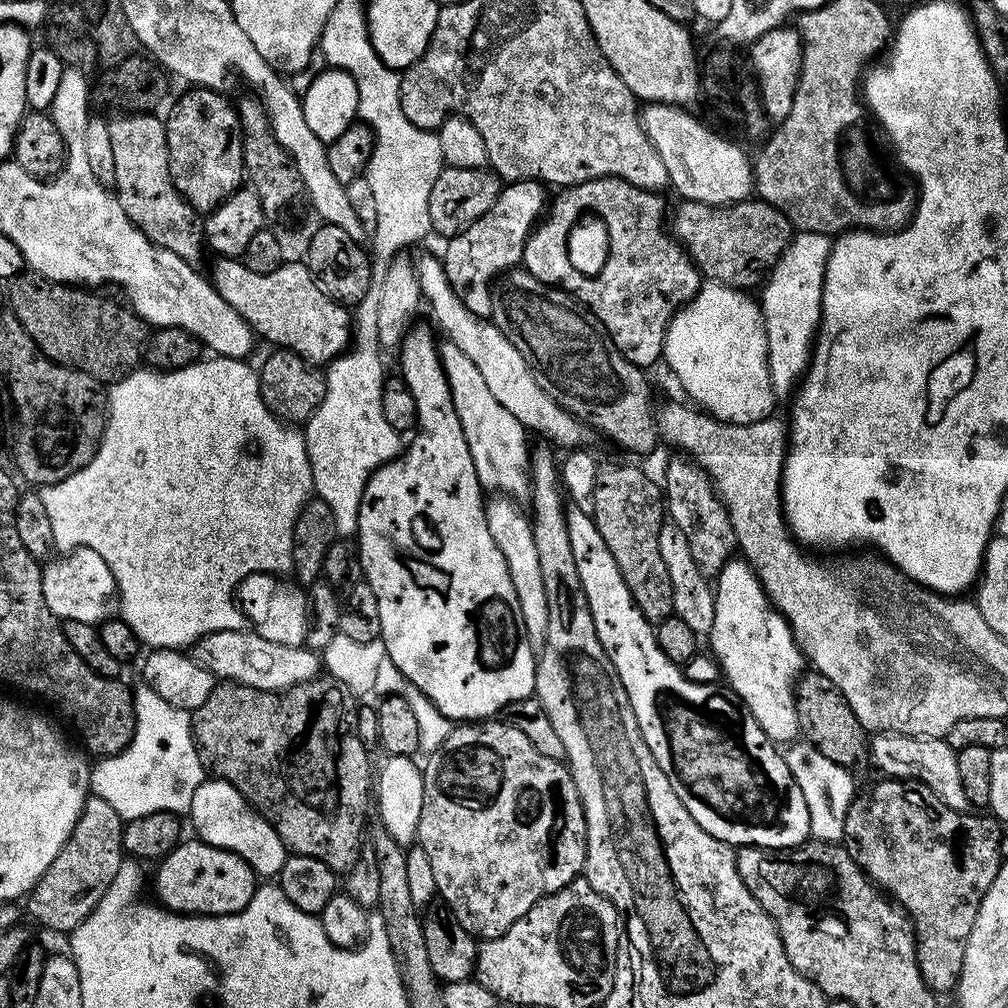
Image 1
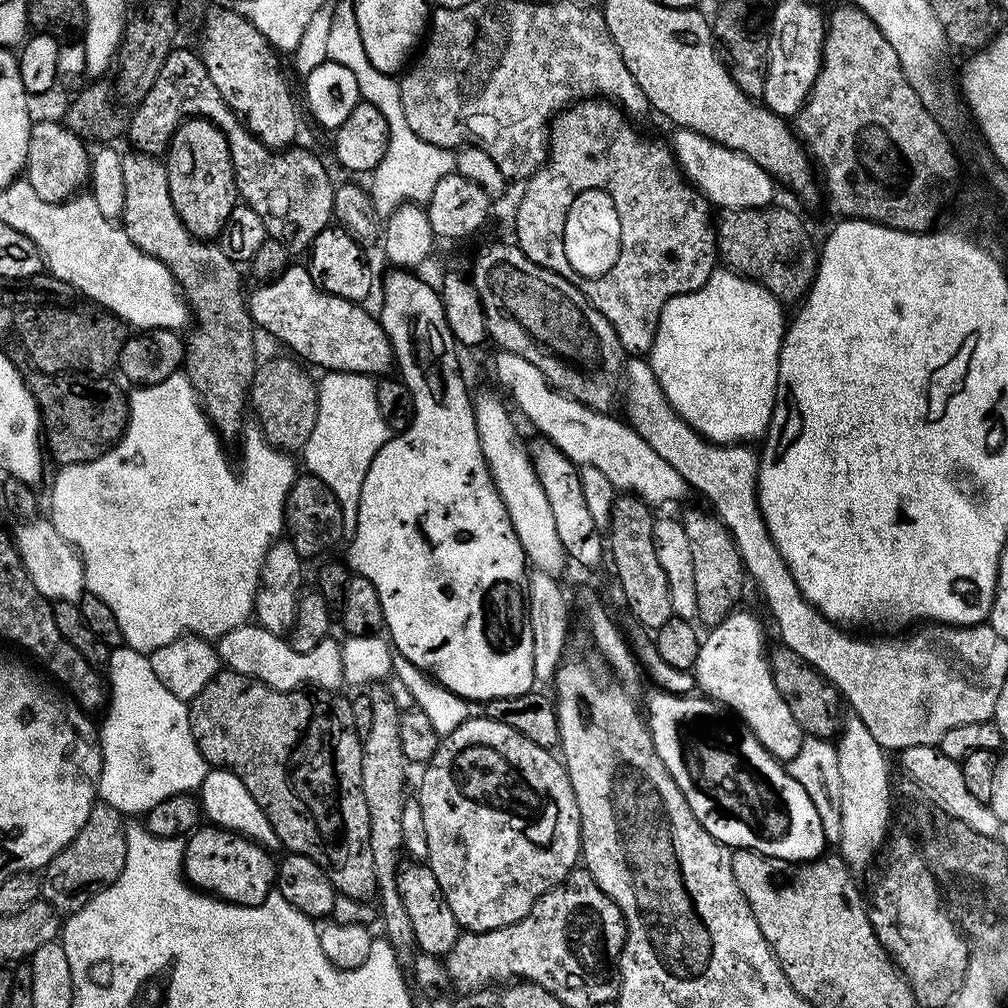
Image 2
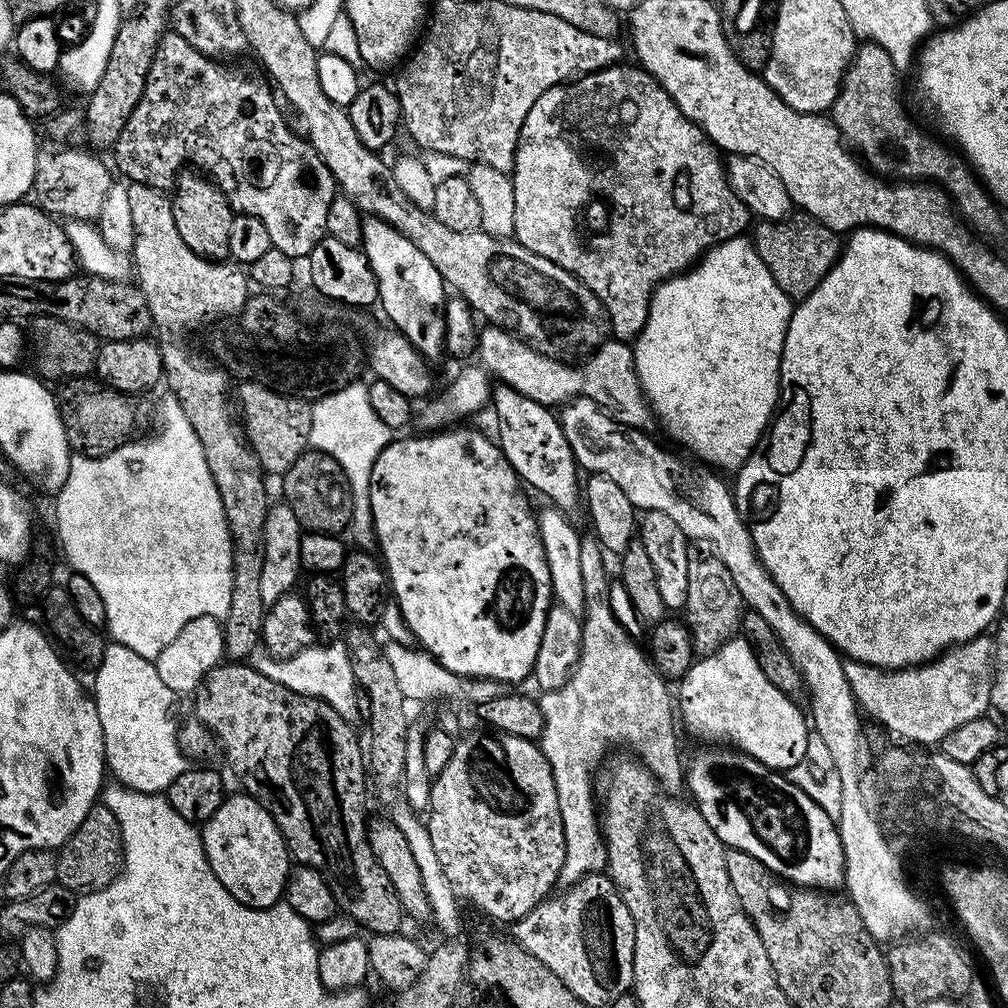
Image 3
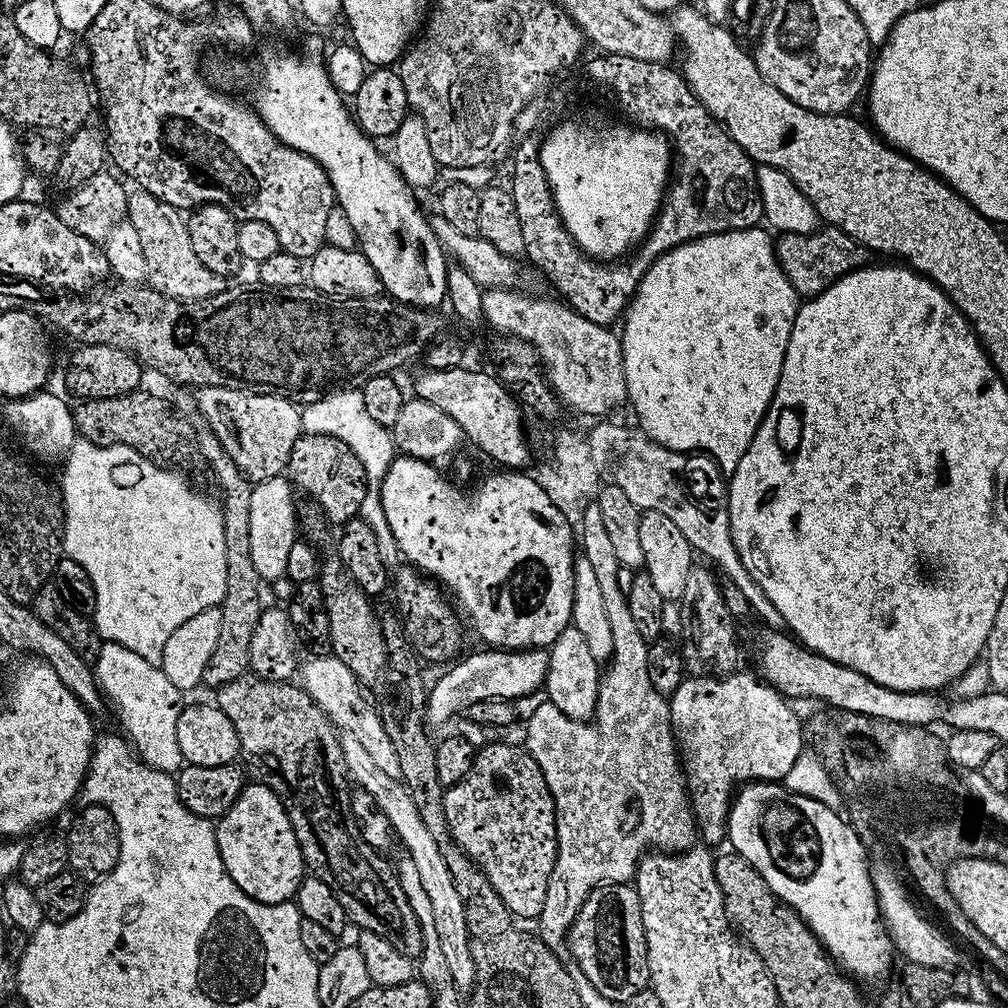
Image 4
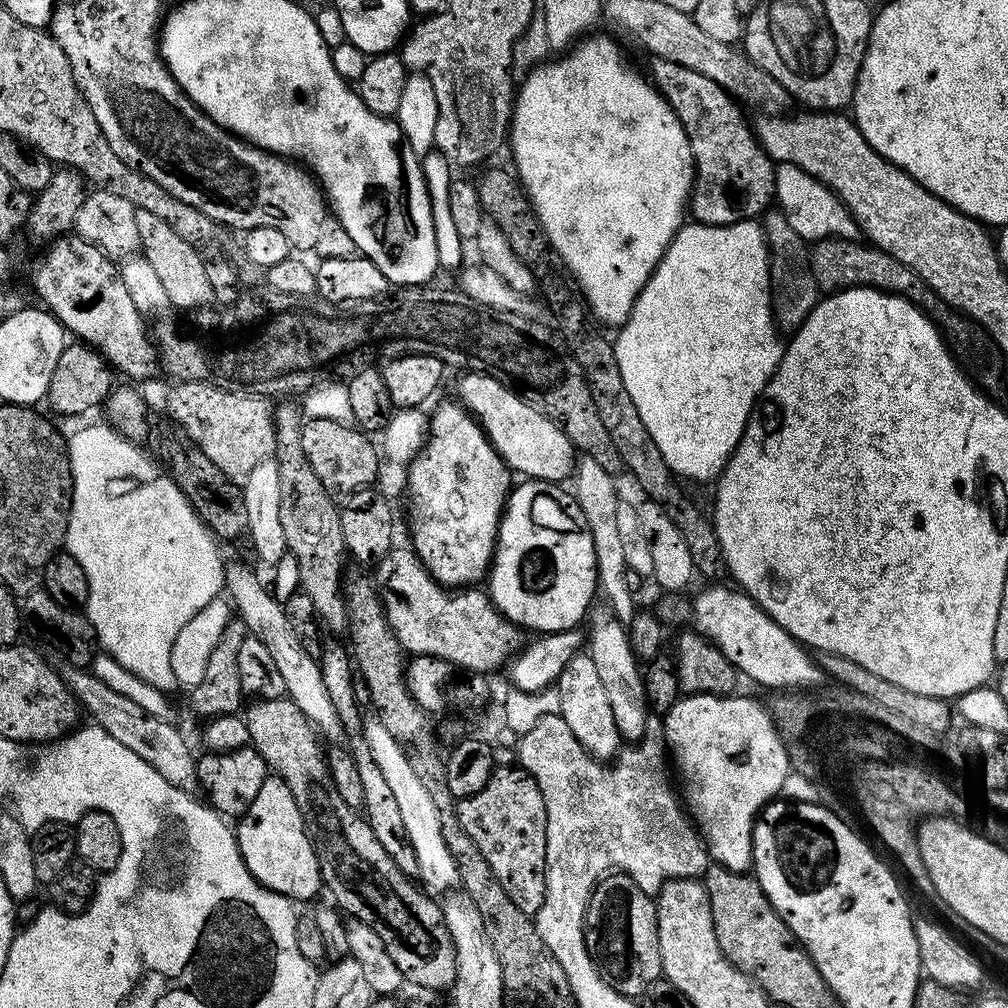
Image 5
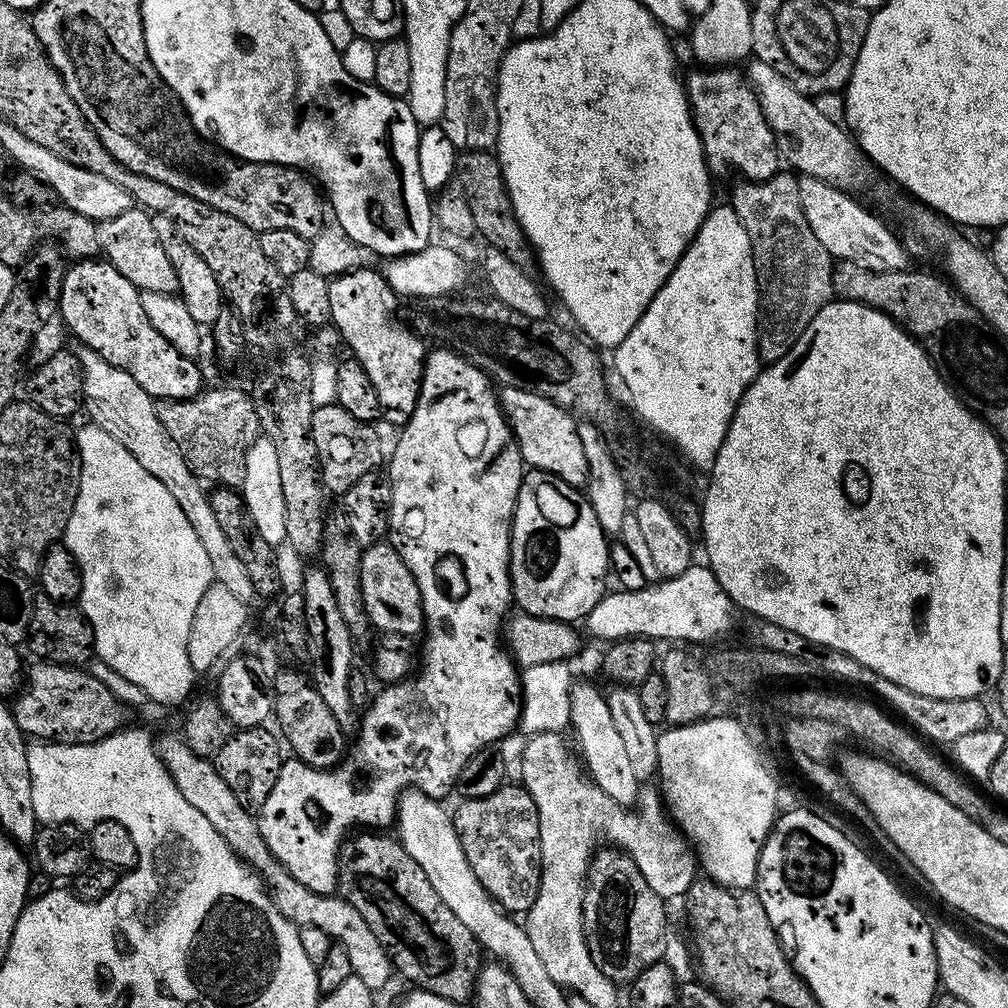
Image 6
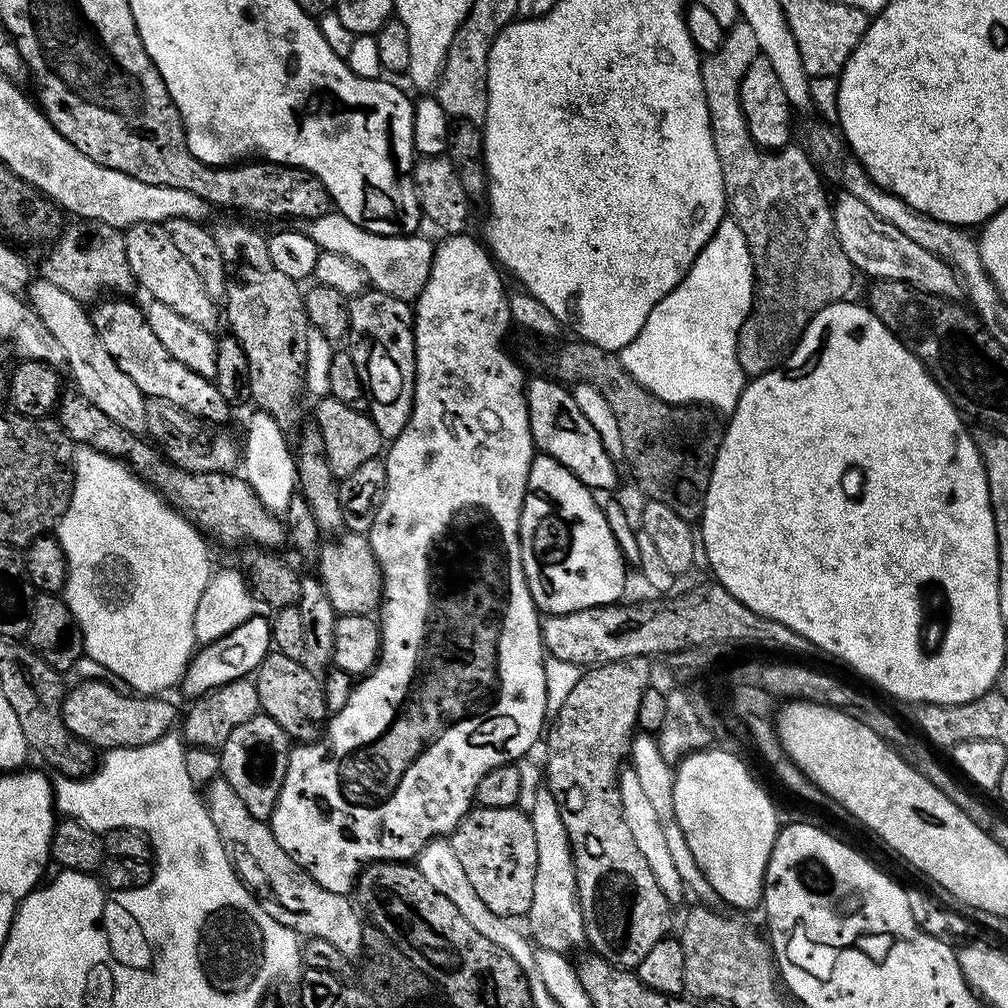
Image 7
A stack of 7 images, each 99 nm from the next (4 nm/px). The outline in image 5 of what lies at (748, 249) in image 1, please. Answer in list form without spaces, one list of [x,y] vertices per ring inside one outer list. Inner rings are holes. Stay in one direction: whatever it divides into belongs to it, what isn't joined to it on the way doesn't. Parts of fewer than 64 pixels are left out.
[[[839,238],[815,241],[810,248],[808,265],[812,268],[812,276],[821,293],[835,294],[846,288],[878,288],[882,292],[904,296],[925,312],[934,313],[944,342],[956,357],[957,364],[975,381],[981,392],[993,398],[999,397],[999,392],[1004,388],[1005,357],[1000,355],[996,344],[980,325],[947,306],[941,306],[941,300],[924,285],[918,274],[914,274],[914,270],[910,270],[910,266],[902,266],[898,258],[886,254],[880,248],[873,248],[867,242]],[[936,307],[940,307],[937,312],[934,311]]]

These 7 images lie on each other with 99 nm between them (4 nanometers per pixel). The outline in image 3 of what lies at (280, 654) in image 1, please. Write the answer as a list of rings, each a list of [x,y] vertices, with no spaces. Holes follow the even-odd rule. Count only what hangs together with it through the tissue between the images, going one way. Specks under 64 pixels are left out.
[[[324,642],[319,646],[302,650],[285,660],[276,660],[267,652],[260,650],[251,657],[250,663],[266,678],[303,696],[313,696],[315,700],[324,700],[331,708],[338,710],[343,720],[359,721],[358,707],[355,705],[355,692],[358,685],[354,678],[347,647],[340,642]]]

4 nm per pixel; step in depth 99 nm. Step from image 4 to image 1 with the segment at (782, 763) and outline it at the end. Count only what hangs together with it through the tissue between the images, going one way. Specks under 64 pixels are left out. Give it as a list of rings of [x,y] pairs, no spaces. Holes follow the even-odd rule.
[[[733,558],[720,569],[719,576],[714,580],[716,601],[714,602],[714,626],[710,633],[712,640],[711,655],[719,671],[740,701],[748,707],[750,714],[762,726],[762,730],[774,742],[792,742],[797,739],[800,727],[796,713],[796,693],[794,685],[798,677],[805,671],[806,661],[796,640],[792,636],[790,626],[784,621],[784,615],[772,606],[756,572],[743,558]]]

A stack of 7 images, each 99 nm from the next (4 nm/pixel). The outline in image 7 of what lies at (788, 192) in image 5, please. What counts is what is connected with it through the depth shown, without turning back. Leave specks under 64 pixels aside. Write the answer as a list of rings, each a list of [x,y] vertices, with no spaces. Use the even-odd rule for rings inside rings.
[[[847,194],[835,197],[832,204],[832,217],[838,234],[838,242],[842,250],[846,250],[846,258],[850,258],[853,269],[857,273],[865,272],[868,278],[877,280],[897,280],[906,282],[923,292],[935,296],[956,298],[961,295],[962,285],[956,271],[941,256],[918,246],[914,238],[906,238],[902,230],[890,226],[890,222],[882,222],[866,206],[866,202],[858,202],[858,198]]]

